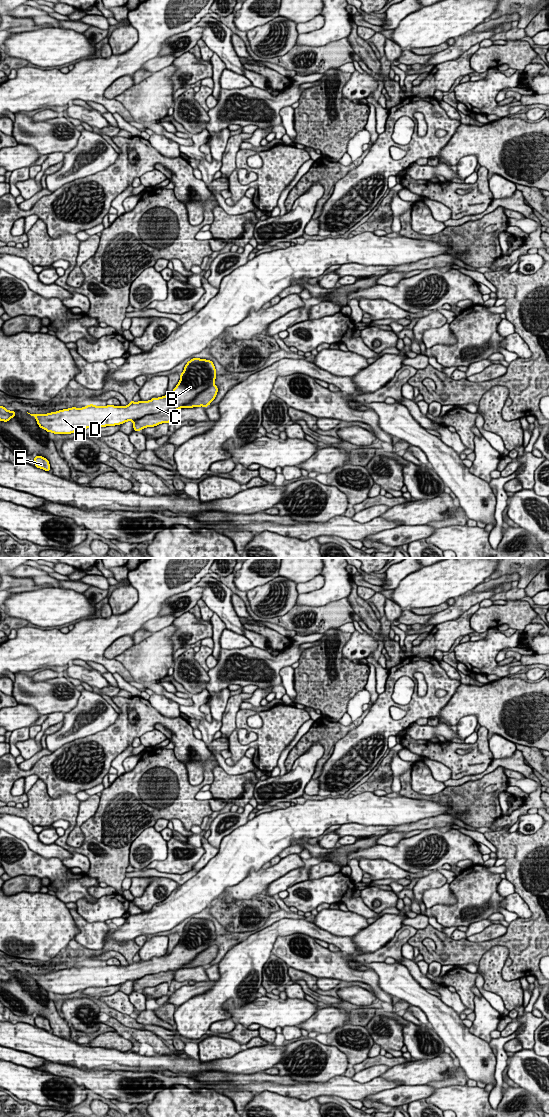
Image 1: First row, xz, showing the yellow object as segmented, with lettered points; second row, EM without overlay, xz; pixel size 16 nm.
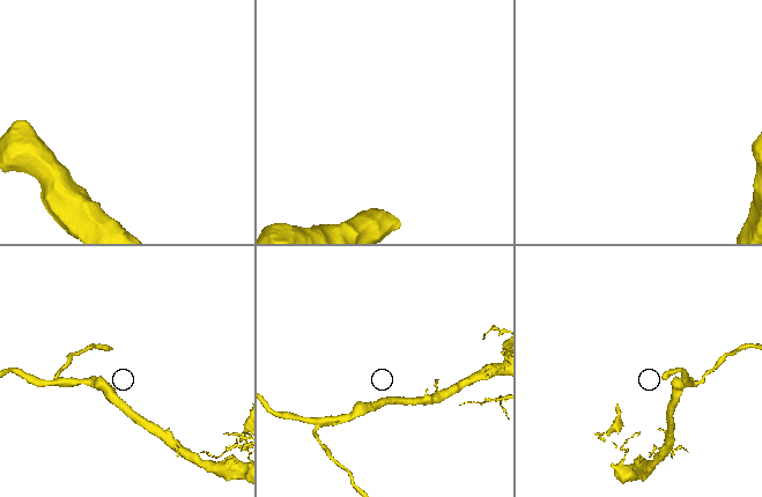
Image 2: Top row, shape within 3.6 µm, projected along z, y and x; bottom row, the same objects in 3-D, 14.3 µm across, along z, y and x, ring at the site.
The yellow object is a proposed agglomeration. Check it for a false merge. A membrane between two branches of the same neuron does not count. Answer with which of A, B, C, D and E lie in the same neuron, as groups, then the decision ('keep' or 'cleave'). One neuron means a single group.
A B C D E; keep

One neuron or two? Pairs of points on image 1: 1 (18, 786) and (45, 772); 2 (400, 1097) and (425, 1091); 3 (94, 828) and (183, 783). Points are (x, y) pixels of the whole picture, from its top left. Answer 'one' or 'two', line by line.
1: two
2: one
3: one

